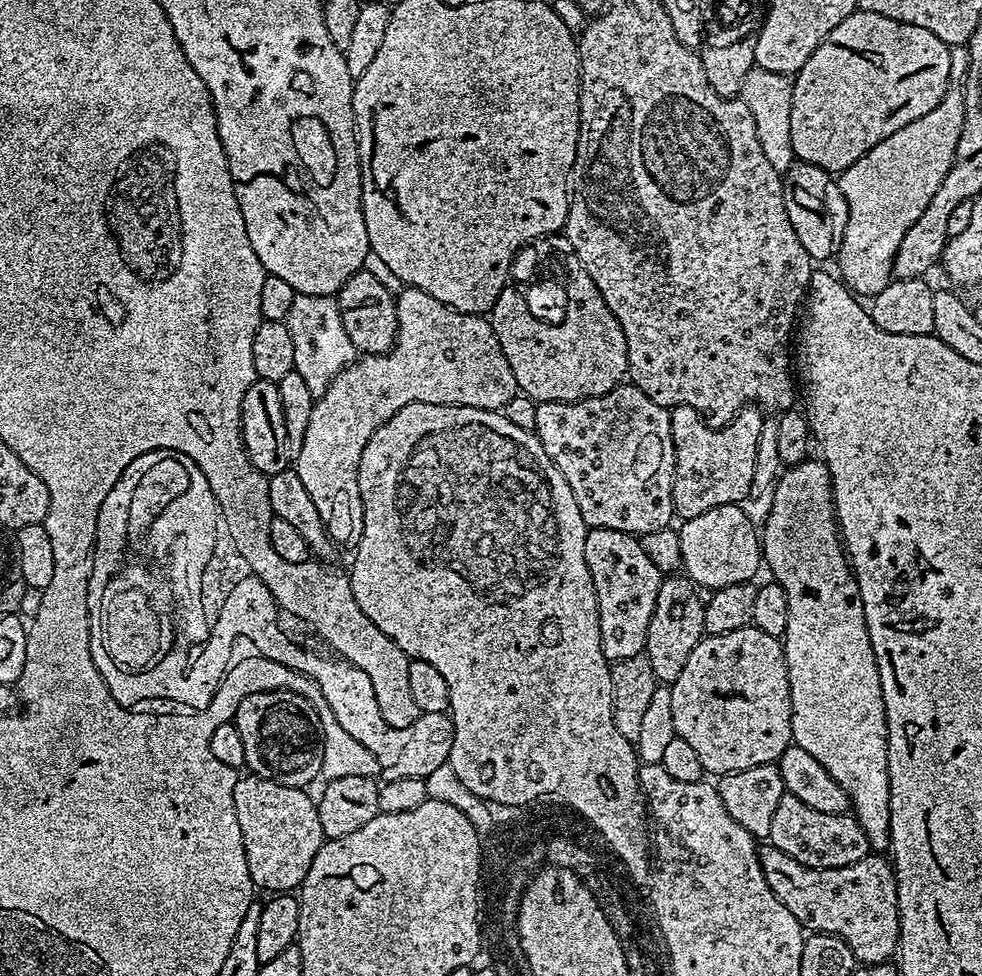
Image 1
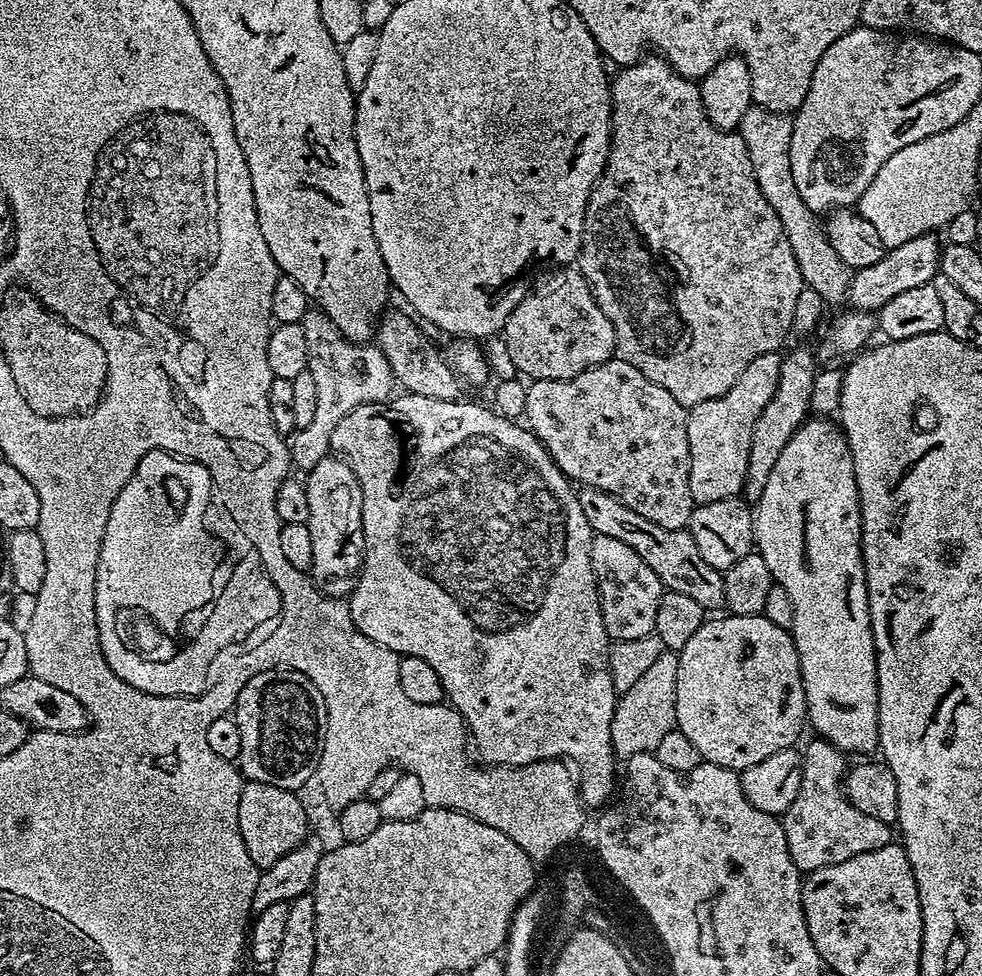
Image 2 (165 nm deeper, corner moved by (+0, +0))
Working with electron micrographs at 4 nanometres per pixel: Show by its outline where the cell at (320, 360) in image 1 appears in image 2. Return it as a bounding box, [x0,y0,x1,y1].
[288,310,394,474]

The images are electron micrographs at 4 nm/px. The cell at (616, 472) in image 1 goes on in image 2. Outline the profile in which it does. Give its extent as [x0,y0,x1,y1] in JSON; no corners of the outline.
[523,358,694,530]

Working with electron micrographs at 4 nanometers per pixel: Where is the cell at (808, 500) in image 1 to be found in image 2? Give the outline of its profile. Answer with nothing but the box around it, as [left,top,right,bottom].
[752,418,880,754]

